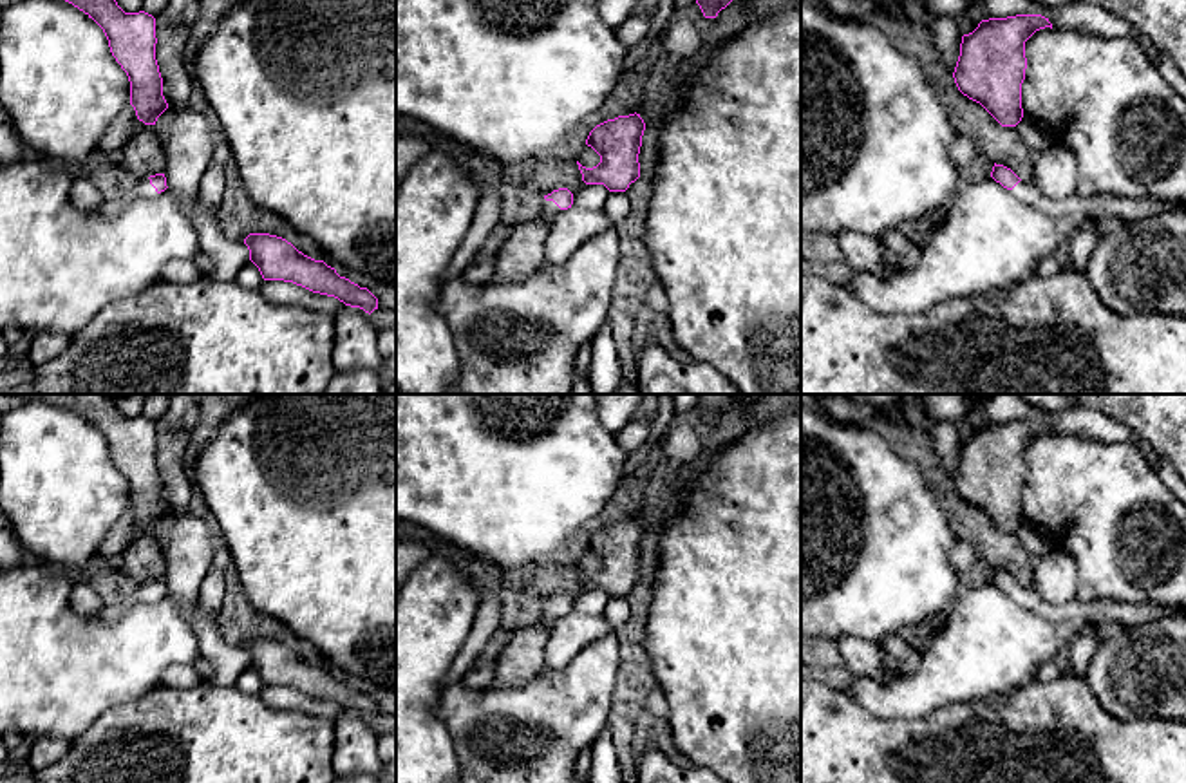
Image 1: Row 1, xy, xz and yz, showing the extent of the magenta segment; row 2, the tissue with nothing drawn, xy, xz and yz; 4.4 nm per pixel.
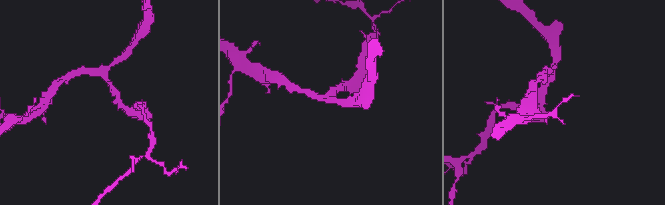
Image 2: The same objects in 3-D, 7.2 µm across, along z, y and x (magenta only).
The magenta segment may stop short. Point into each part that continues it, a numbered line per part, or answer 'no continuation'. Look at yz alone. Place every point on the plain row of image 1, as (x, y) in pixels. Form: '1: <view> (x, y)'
1: yz (1067, 615)

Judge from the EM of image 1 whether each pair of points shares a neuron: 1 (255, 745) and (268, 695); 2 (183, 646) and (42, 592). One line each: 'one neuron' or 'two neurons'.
1: two neurons
2: one neuron

